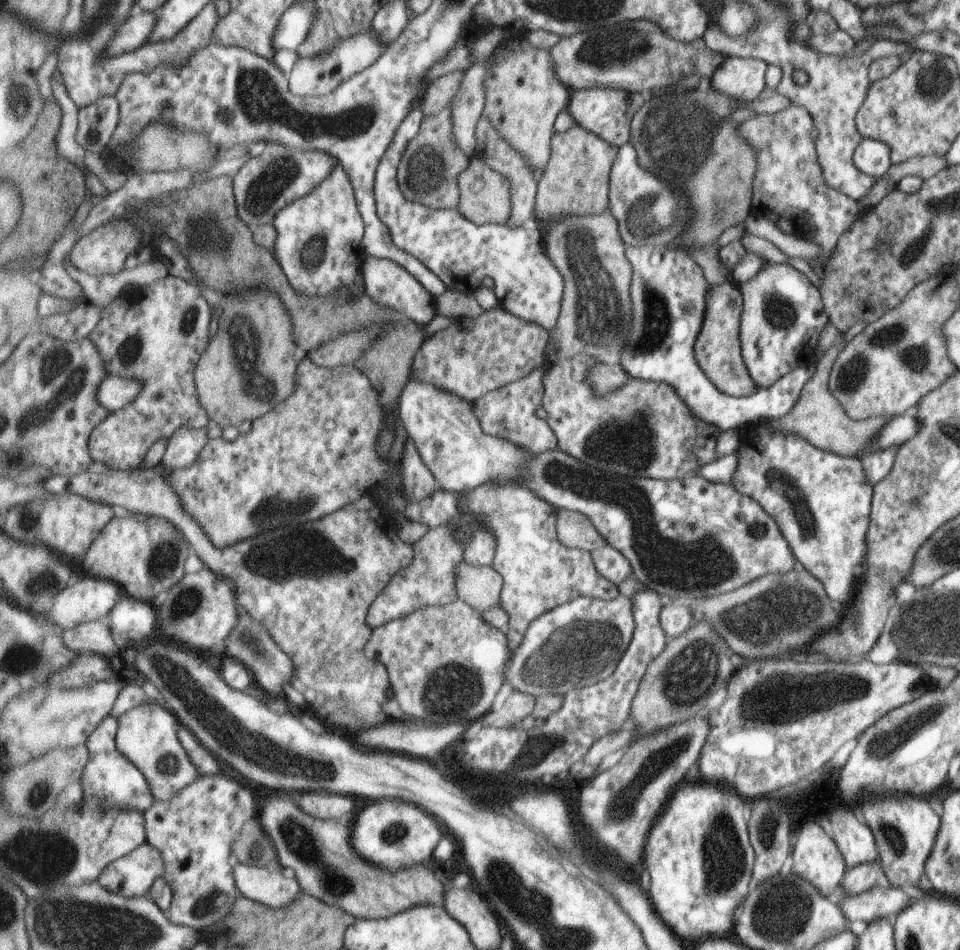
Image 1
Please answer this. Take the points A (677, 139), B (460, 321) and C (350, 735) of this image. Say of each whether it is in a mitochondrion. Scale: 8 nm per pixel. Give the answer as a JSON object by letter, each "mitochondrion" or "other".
{"A":"mitochondrion","B":"other","C":"other"}

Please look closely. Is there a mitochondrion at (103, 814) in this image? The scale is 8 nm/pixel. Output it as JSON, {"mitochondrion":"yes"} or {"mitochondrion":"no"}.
{"mitochondrion":"no"}

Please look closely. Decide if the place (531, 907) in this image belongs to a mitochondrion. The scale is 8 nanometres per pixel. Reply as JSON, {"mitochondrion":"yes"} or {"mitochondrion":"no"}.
{"mitochondrion":"yes"}

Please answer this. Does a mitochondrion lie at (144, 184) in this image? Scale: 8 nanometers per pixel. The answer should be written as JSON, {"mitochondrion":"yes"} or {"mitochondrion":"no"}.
{"mitochondrion":"no"}

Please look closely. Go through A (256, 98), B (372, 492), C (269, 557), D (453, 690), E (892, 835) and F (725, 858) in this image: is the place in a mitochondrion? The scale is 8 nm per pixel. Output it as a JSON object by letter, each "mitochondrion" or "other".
{"A":"mitochondrion","B":"other","C":"mitochondrion","D":"mitochondrion","E":"mitochondrion","F":"mitochondrion"}

